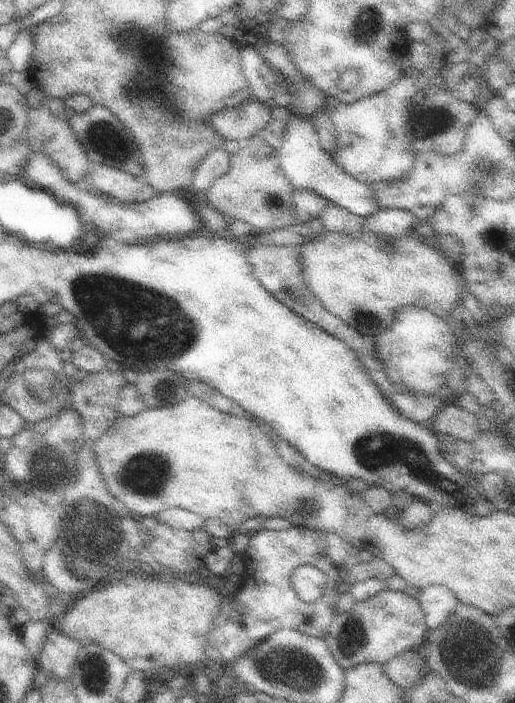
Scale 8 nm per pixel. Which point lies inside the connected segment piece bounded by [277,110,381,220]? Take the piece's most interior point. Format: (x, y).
(303, 162)

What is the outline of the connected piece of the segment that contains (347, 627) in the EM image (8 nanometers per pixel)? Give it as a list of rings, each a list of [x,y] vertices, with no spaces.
[[[385,588],[373,598],[355,602],[351,610],[337,614],[327,628],[327,636],[323,638],[323,642],[339,668],[347,670],[357,664],[385,664],[397,654],[423,650],[429,632],[431,630],[427,628],[419,602],[405,592]]]

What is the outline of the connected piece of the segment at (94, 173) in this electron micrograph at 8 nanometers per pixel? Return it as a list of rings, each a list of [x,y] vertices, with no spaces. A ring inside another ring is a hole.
[[[97,164],[91,168],[89,182],[93,184],[95,192],[107,194],[115,198],[117,202],[147,202],[153,196],[159,196],[157,190],[153,190],[147,182],[141,182],[133,176],[129,176],[123,170],[117,170],[113,166]]]

